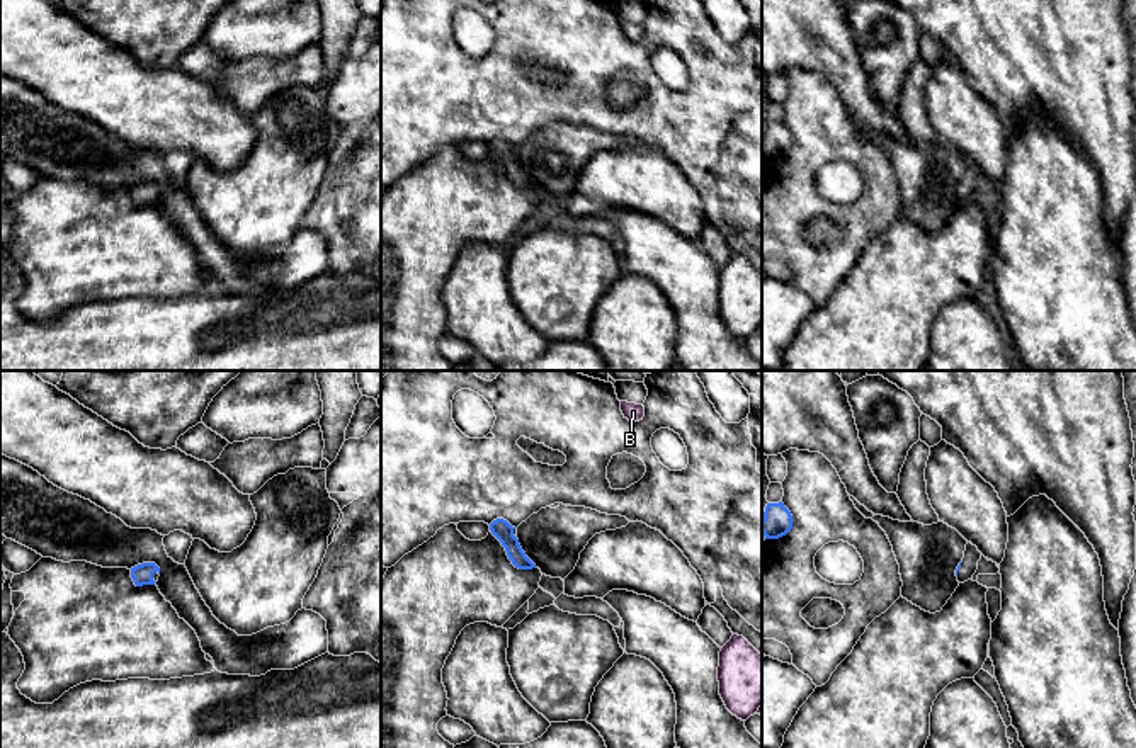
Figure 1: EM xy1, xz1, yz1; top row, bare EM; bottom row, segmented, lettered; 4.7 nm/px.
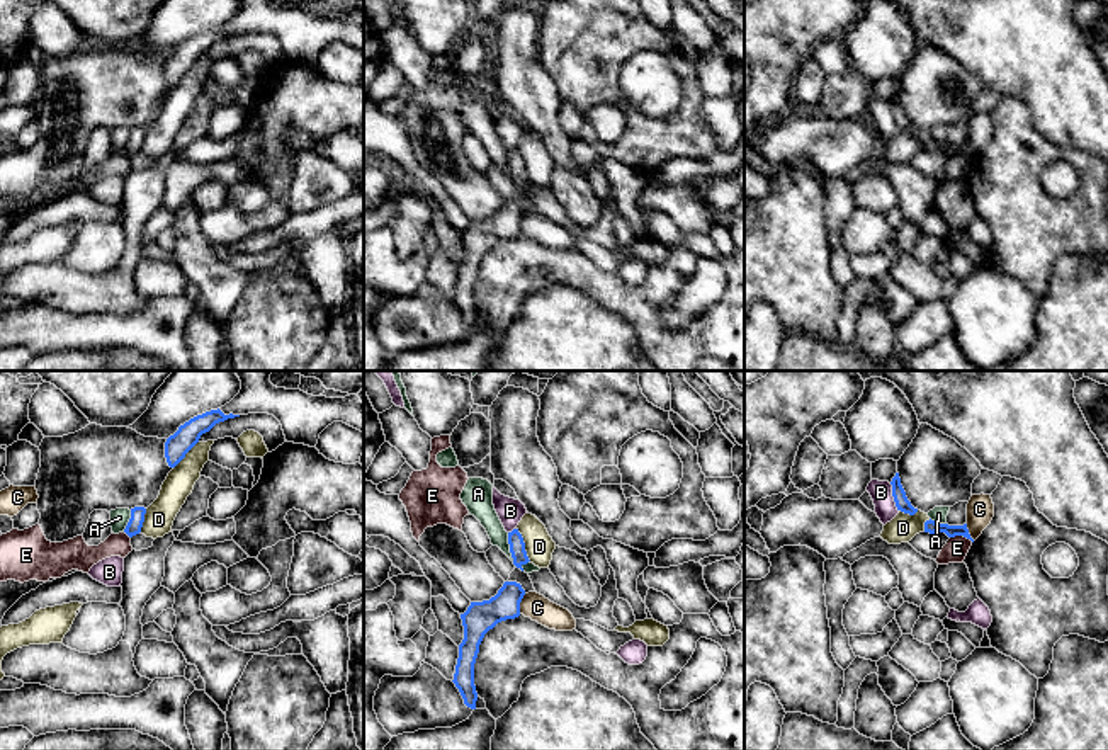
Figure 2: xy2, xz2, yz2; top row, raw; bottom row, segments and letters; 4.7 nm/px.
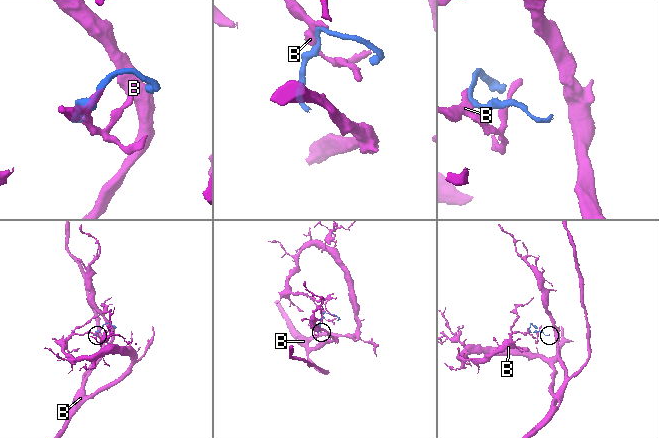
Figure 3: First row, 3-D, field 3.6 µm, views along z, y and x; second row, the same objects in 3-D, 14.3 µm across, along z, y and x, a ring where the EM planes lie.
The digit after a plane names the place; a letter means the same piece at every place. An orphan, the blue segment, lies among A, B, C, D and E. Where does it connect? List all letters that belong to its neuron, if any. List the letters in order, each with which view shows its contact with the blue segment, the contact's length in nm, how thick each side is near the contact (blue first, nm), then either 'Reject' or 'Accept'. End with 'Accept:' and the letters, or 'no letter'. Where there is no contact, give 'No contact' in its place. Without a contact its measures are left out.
A: Touches blue in xz2. Shared border 140 nm. Thickness 80 nm (blue) against 130 nm. Reject
B: Touches blue in yz2. Shared border 140 nm. Thickness 70 nm (blue) against 110 nm. Reject
C: Touches blue in xz2. Shared border 100 nm. Thickness 150 nm (blue) against 120 nm. Reject
D: Touches blue in xz2. Shared border 170 nm. Thickness 80 nm (blue) against 140 nm. Reject
E: Touches blue in yz2. Shared border 110 nm. Thickness 60 nm (blue) against 120 nm. Reject
Accept: no letter

